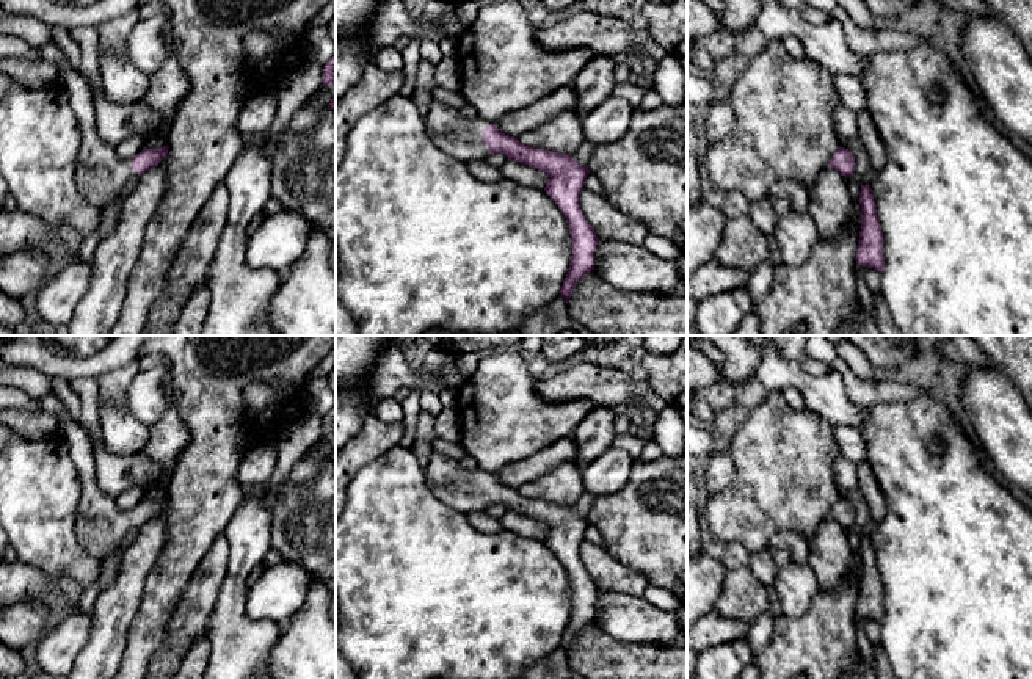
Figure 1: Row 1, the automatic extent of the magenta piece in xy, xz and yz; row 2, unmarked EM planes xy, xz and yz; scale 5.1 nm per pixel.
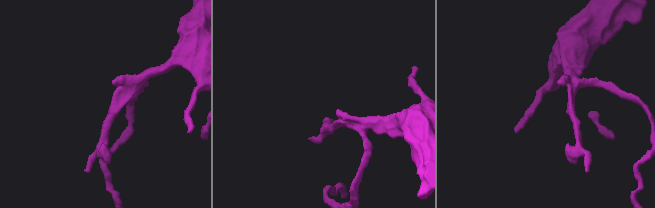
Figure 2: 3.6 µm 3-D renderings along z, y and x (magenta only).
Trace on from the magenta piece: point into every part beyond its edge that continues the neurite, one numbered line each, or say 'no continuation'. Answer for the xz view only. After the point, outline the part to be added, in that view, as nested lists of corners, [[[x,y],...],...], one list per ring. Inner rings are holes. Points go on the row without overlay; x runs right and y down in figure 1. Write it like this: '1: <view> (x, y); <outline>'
1: xz (455, 486); [[[431,453],[425,467],[427,485],[438,500],[467,514],[485,511],[489,502],[483,492],[483,481],[489,474],[469,472],[458,461]]]

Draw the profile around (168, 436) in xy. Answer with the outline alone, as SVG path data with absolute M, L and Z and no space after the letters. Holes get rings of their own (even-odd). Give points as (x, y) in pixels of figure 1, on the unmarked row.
M169 379L163 389L165 414L149 427L149 439L146 450L141 453L162 469L162 475L155 483L144 486L144 500L157 500L166 497L174 464L180 452L187 445L188 433L180 422L173 403L173 381Z

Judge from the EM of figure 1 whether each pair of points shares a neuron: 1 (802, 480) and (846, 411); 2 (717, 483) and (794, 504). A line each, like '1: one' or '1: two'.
1: two
2: two

